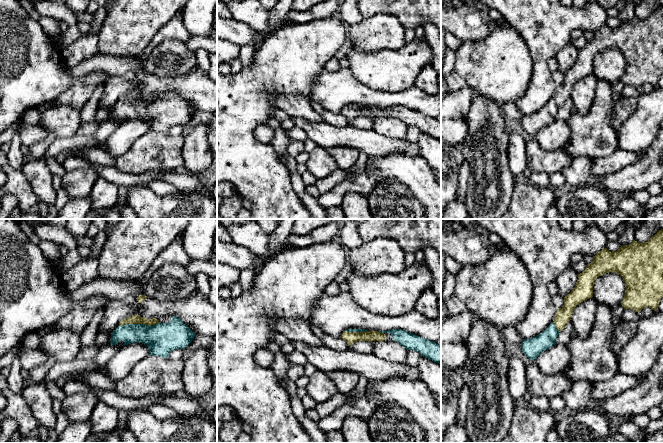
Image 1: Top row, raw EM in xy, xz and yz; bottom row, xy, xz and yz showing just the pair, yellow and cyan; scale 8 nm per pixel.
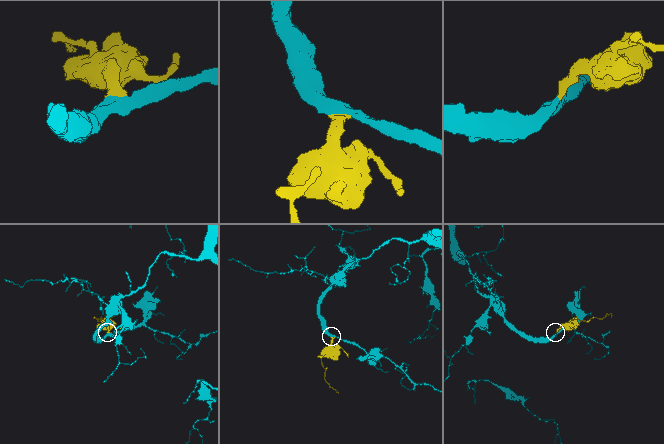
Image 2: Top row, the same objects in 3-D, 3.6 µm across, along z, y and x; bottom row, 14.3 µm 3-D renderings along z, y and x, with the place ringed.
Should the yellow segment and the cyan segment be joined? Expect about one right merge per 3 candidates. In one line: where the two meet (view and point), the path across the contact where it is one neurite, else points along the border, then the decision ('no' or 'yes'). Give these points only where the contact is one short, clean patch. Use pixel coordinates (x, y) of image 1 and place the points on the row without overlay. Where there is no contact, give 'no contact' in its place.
contact xy (138, 99); way xy (135, 95), (138, 99), (145, 106), (162, 114); yes

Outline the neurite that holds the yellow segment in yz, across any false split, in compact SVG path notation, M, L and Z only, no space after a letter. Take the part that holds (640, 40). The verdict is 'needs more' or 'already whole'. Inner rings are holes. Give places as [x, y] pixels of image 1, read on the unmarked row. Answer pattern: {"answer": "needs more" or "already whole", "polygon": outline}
{"answer": "needs more", "polygon": "M663 5L659 6L647 18L640 19L634 16L629 21L621 22L616 28L603 24L593 32L593 37L587 40L582 49L578 50L574 65L564 73L564 81L557 85L553 98L538 112L523 116L522 127L531 137L556 120L559 108L570 98L575 83L593 73L596 54L609 48L620 50L625 58L625 71L621 77L624 85L631 85L639 89L643 84L649 83L656 87L663 73Z"}

